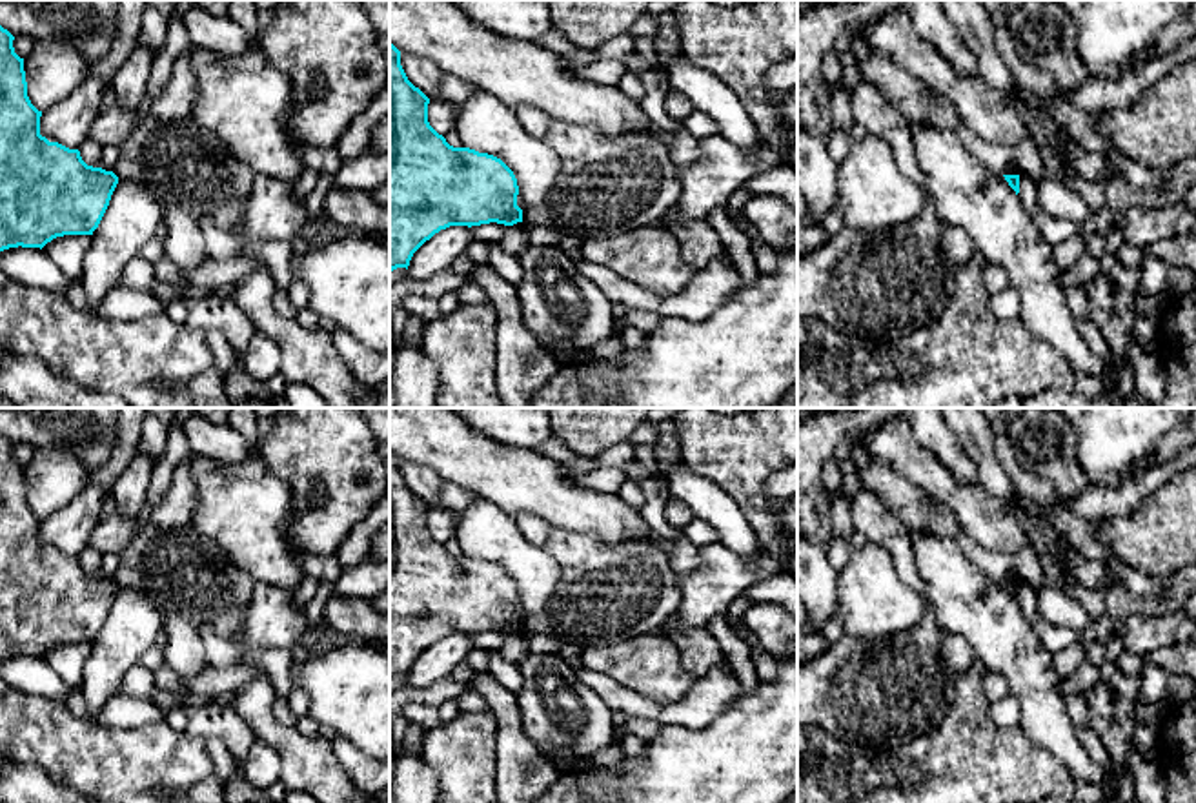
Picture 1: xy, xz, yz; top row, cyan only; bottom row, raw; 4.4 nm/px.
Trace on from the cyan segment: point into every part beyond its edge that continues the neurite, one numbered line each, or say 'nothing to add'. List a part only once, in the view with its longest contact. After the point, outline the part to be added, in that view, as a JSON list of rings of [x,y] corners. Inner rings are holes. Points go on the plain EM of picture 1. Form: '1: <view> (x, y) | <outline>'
nothing to add

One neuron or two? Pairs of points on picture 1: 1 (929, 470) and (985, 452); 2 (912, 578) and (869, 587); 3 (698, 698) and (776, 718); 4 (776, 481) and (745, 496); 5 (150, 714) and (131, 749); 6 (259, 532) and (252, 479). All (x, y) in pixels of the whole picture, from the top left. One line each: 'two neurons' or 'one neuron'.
1: two neurons
2: two neurons
3: two neurons
4: two neurons
5: two neurons
6: one neuron

